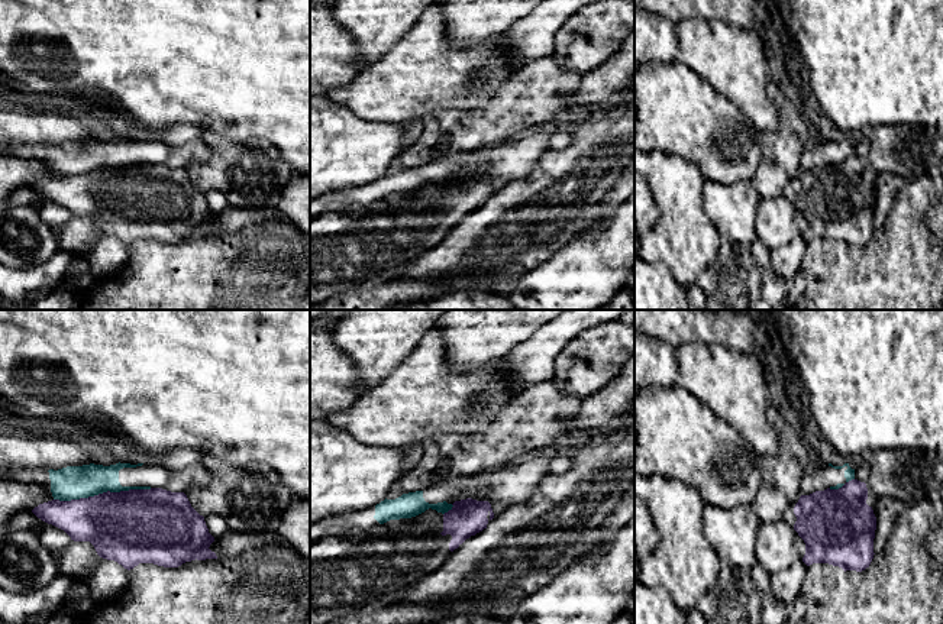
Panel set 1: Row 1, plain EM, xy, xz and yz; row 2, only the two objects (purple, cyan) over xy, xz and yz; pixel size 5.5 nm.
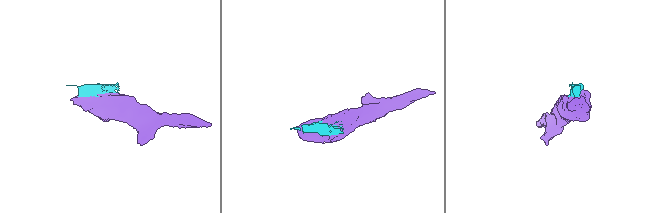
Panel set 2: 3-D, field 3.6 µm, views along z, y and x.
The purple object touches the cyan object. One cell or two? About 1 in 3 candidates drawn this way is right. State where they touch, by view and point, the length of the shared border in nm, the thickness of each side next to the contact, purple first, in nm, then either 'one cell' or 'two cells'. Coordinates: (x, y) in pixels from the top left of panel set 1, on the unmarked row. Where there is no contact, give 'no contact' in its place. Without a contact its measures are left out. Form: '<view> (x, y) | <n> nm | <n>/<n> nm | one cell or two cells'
xy (103, 168) | 550 nm | 420/190 nm | two cells

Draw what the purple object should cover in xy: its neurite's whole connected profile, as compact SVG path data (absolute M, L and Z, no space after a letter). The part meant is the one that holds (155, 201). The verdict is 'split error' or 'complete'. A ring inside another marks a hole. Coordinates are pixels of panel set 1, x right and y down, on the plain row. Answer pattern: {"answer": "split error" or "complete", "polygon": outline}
{"answer": "complete", "polygon": "M162 164L129 165L120 168L103 168L88 174L59 177L52 175L39 180L32 188L42 197L64 206L74 217L90 217L97 230L114 236L130 246L139 239L154 239L164 243L178 243L185 237L217 235L209 223L214 213L209 208L204 193L190 180L184 168L171 168Z"}

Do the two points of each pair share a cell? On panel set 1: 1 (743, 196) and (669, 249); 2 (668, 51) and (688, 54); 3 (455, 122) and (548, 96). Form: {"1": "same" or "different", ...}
{"1": "different", "2": "different", "3": "same"}

